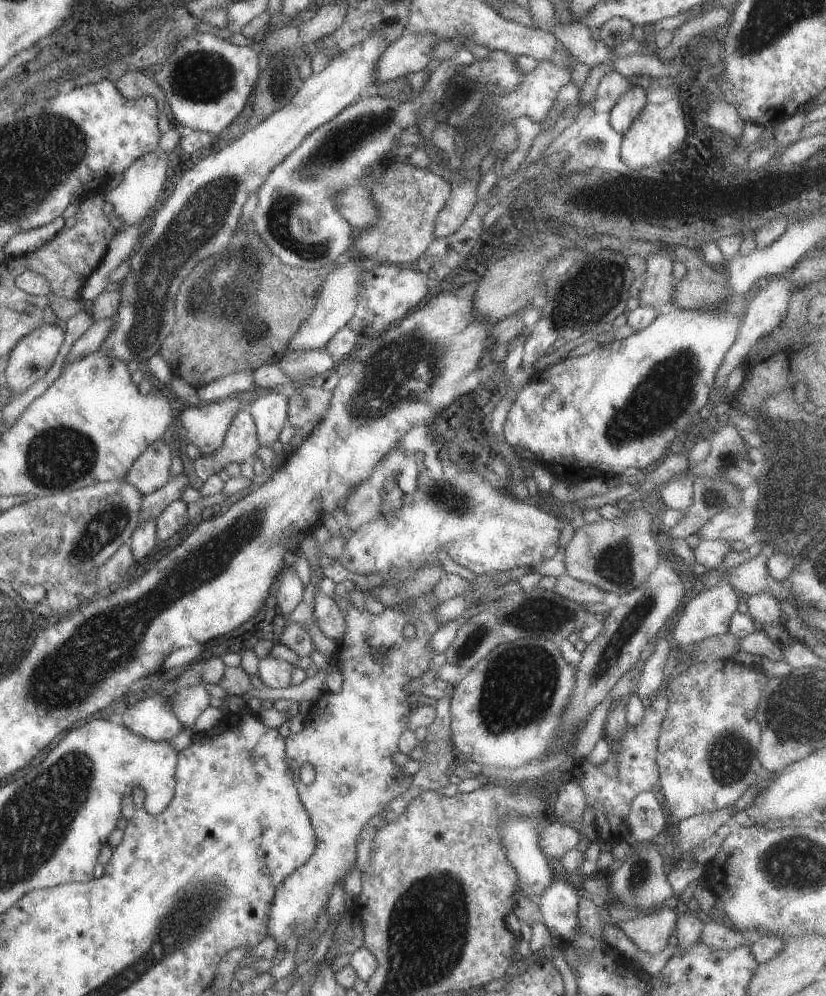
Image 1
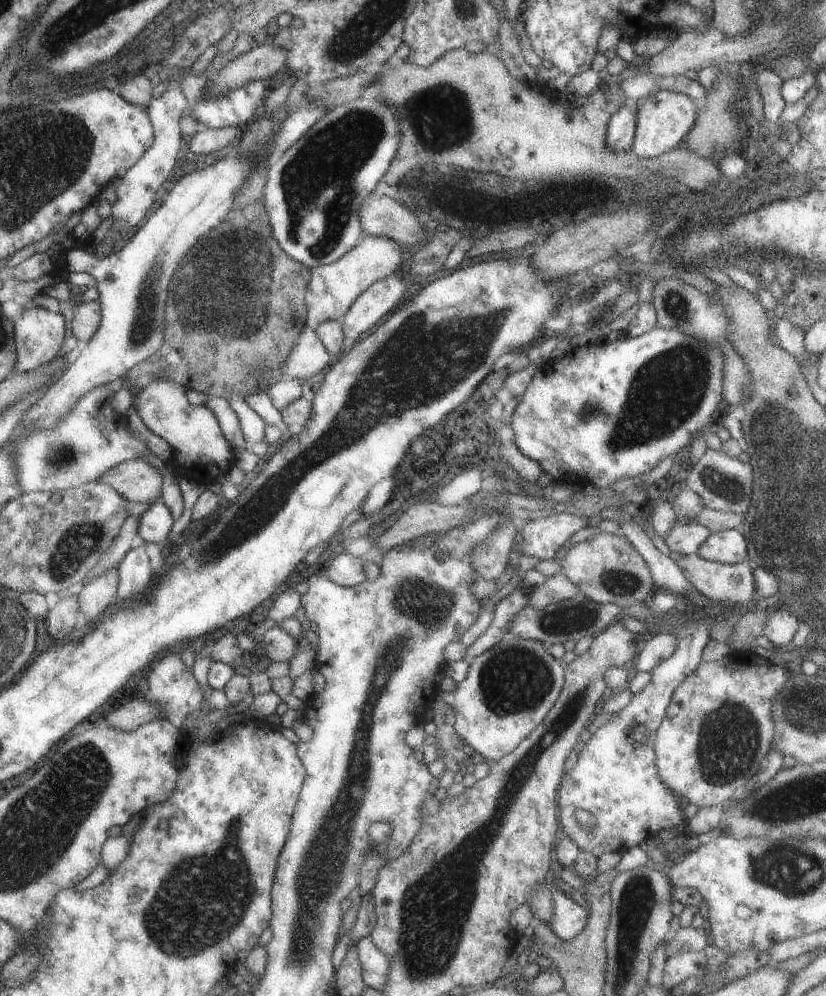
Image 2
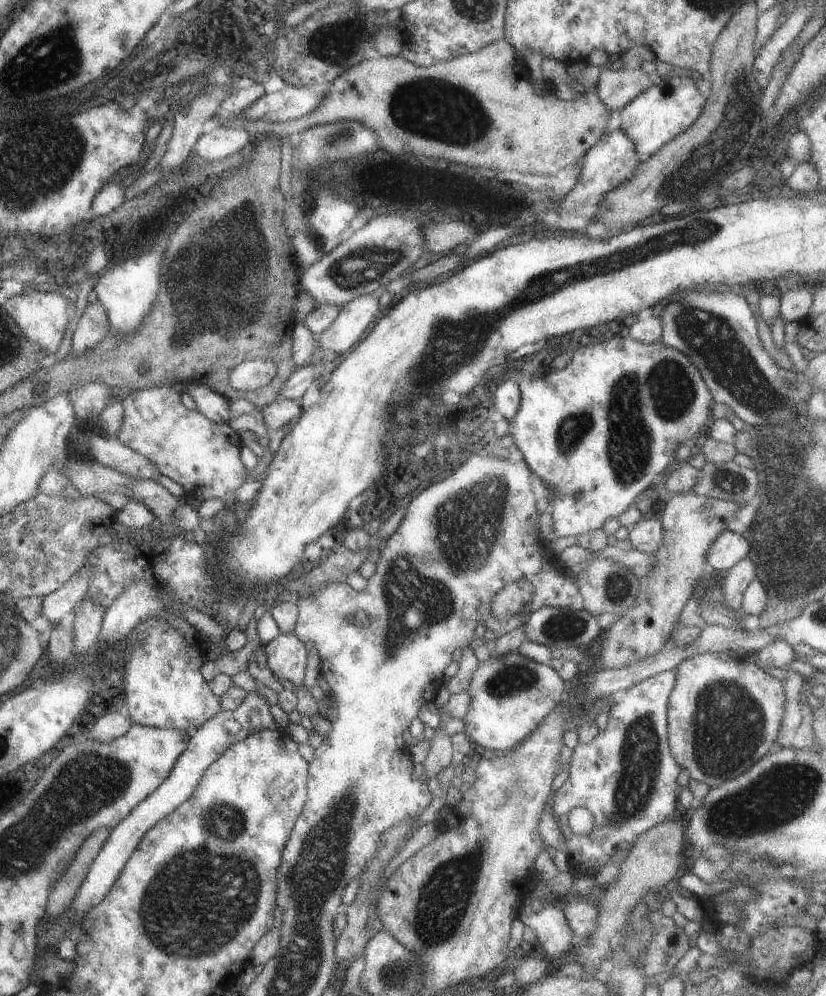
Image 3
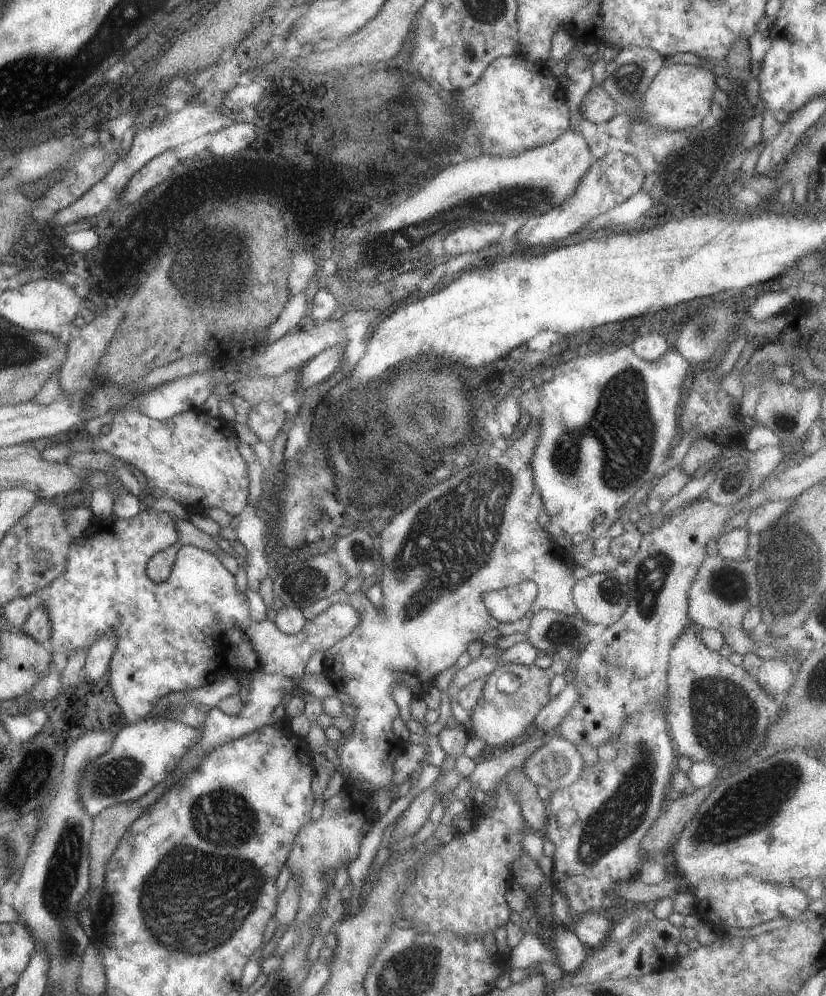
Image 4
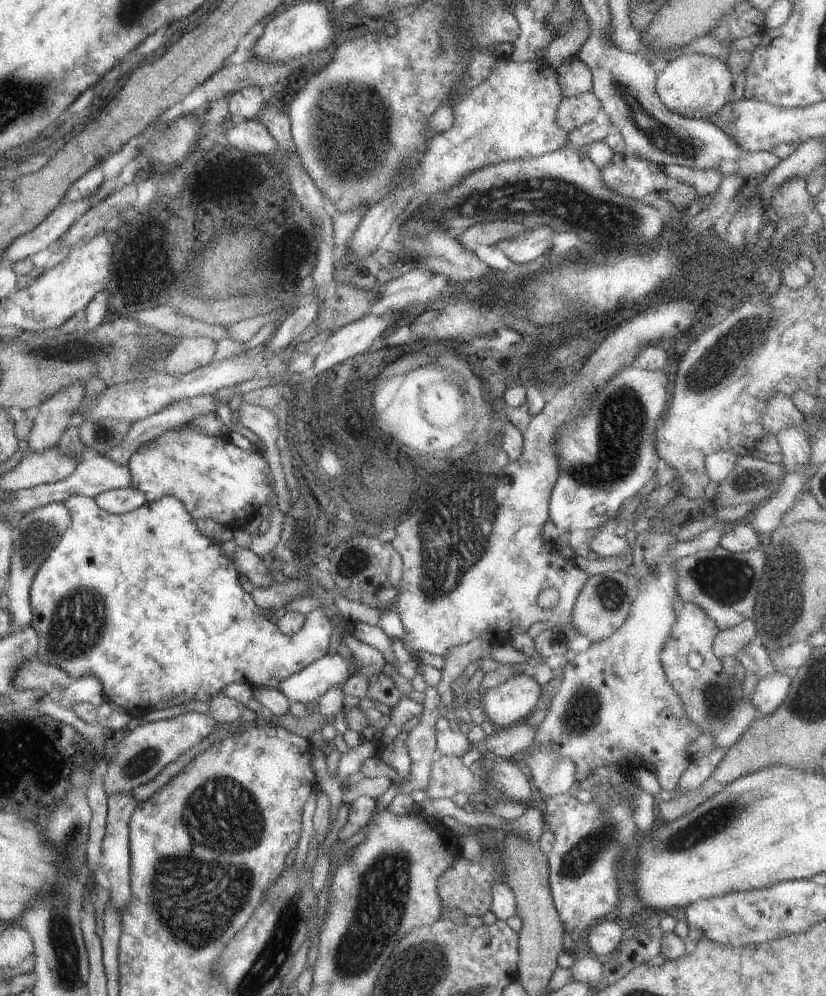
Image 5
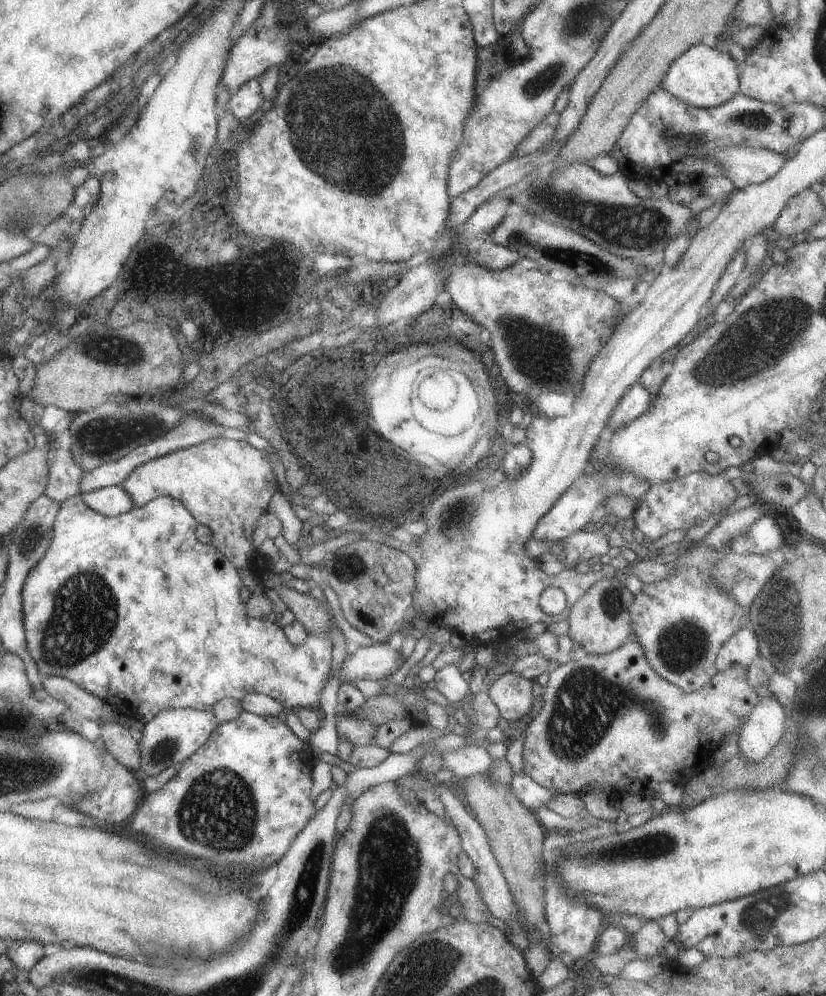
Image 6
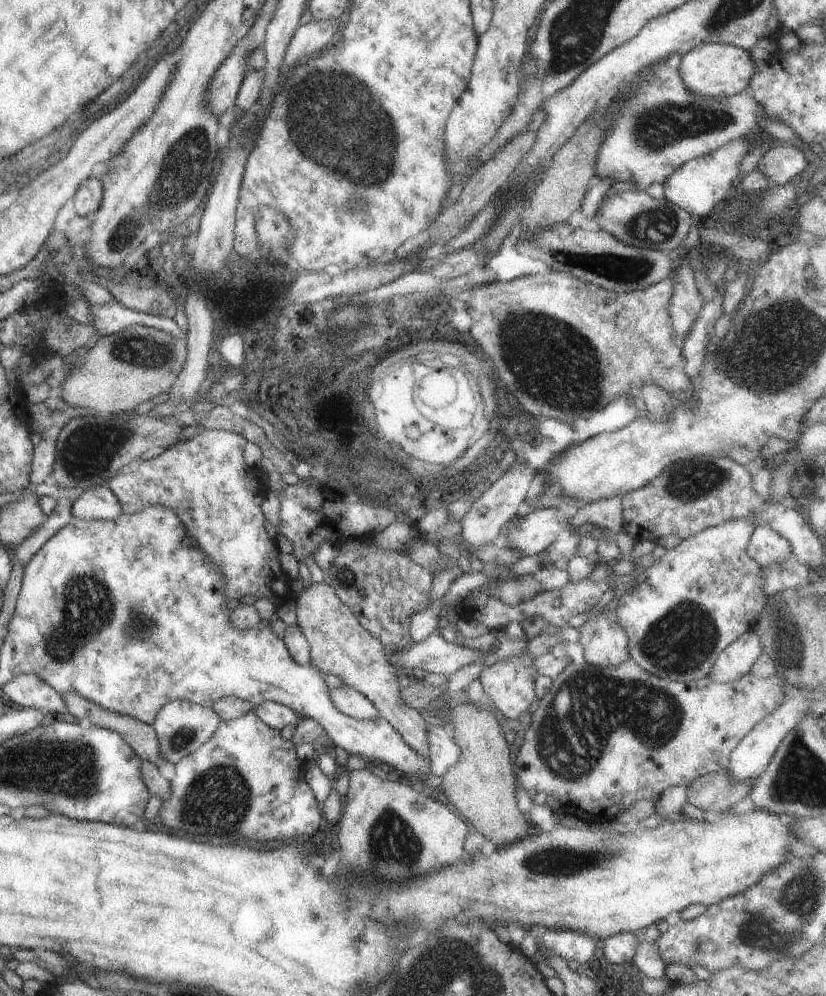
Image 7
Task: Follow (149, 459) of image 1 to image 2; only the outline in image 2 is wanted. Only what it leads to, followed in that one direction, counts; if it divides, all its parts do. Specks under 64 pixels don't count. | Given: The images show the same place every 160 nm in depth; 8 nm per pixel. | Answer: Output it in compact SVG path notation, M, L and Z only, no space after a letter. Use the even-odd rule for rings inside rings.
M143 459L124 460L100 474L95 481L109 486L129 502L150 505L160 500L161 473Z

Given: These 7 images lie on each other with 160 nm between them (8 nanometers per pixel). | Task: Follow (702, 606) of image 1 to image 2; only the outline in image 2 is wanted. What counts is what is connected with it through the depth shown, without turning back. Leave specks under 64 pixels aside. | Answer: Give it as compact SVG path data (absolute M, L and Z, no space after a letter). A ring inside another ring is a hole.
M722 613L698 622L686 622L678 617L673 627L676 629L673 654L653 666L649 682L631 696L625 708L615 712L611 720L595 729L589 740L577 747L577 762L569 770L564 770L557 790L557 804L560 835L568 837L579 851L590 852L594 857L607 852L622 854L660 830L680 828L681 803L657 777L654 737L673 690L697 668L702 649L710 640L710 629L720 620ZM575 810L589 812L595 826L579 826L573 820Z

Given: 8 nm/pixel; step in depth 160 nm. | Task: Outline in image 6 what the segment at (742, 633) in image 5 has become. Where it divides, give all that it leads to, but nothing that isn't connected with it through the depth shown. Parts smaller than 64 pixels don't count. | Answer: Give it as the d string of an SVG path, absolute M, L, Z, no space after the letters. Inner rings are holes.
M749 626L741 627L721 644L716 652L714 667L716 671L722 671L732 664L748 667L757 656L757 637Z

